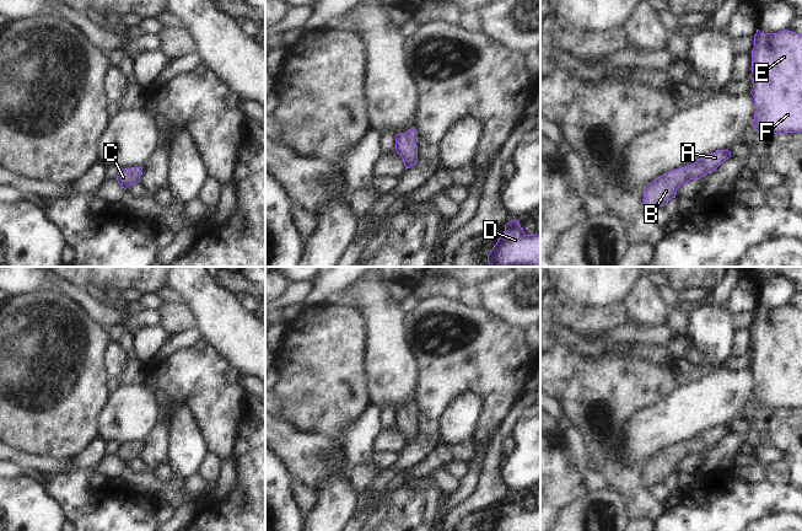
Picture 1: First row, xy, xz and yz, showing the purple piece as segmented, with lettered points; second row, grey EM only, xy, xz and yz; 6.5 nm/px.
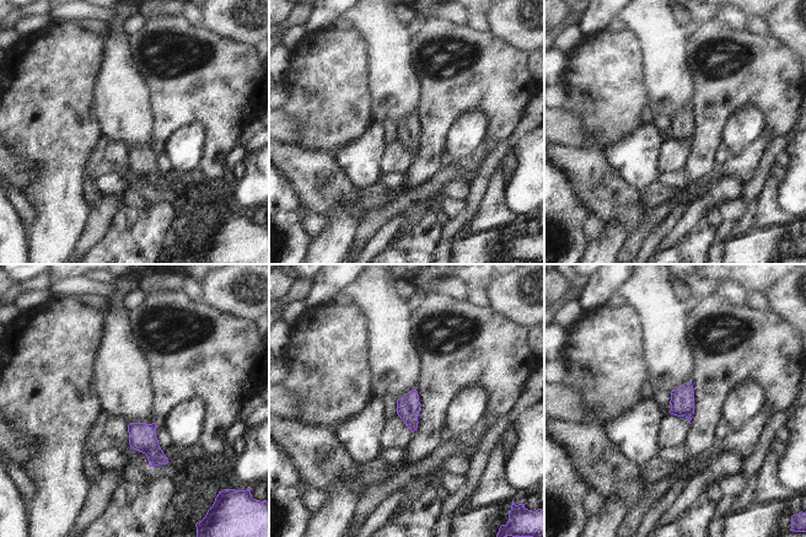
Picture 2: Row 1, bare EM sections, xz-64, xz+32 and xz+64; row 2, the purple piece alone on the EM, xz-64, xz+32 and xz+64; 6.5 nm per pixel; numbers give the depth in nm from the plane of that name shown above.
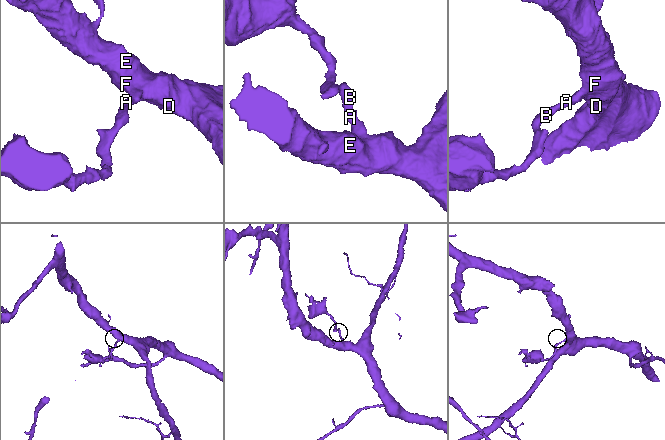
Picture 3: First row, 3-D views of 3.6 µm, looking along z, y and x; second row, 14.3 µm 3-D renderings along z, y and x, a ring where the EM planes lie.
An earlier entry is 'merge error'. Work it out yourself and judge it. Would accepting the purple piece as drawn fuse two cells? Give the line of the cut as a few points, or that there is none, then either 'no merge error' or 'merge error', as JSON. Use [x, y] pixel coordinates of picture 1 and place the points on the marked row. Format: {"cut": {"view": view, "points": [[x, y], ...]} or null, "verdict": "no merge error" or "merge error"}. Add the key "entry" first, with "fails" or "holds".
{"entry": "fails", "cut": null, "verdict": "no merge error"}

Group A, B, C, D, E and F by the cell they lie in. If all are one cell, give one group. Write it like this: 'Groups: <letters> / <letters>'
Groups: A B C D E F

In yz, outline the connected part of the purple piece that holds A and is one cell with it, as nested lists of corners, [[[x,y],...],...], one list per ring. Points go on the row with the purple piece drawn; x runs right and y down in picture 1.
[[[717,150],[684,168],[672,170],[652,181],[644,192],[644,209],[651,213],[657,206],[664,206],[668,200],[675,198],[677,189],[680,186],[690,179],[705,177],[731,156],[731,151],[728,150]]]

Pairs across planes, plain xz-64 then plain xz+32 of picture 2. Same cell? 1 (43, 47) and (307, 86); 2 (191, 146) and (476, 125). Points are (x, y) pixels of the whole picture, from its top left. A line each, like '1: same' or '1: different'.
1: same
2: same

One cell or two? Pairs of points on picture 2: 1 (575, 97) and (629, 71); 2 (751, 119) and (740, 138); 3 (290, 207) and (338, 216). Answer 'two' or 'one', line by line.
1: one
2: one
3: two

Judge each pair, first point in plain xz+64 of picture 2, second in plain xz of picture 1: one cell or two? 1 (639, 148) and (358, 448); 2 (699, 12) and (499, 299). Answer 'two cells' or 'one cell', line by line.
1: one cell
2: two cells

